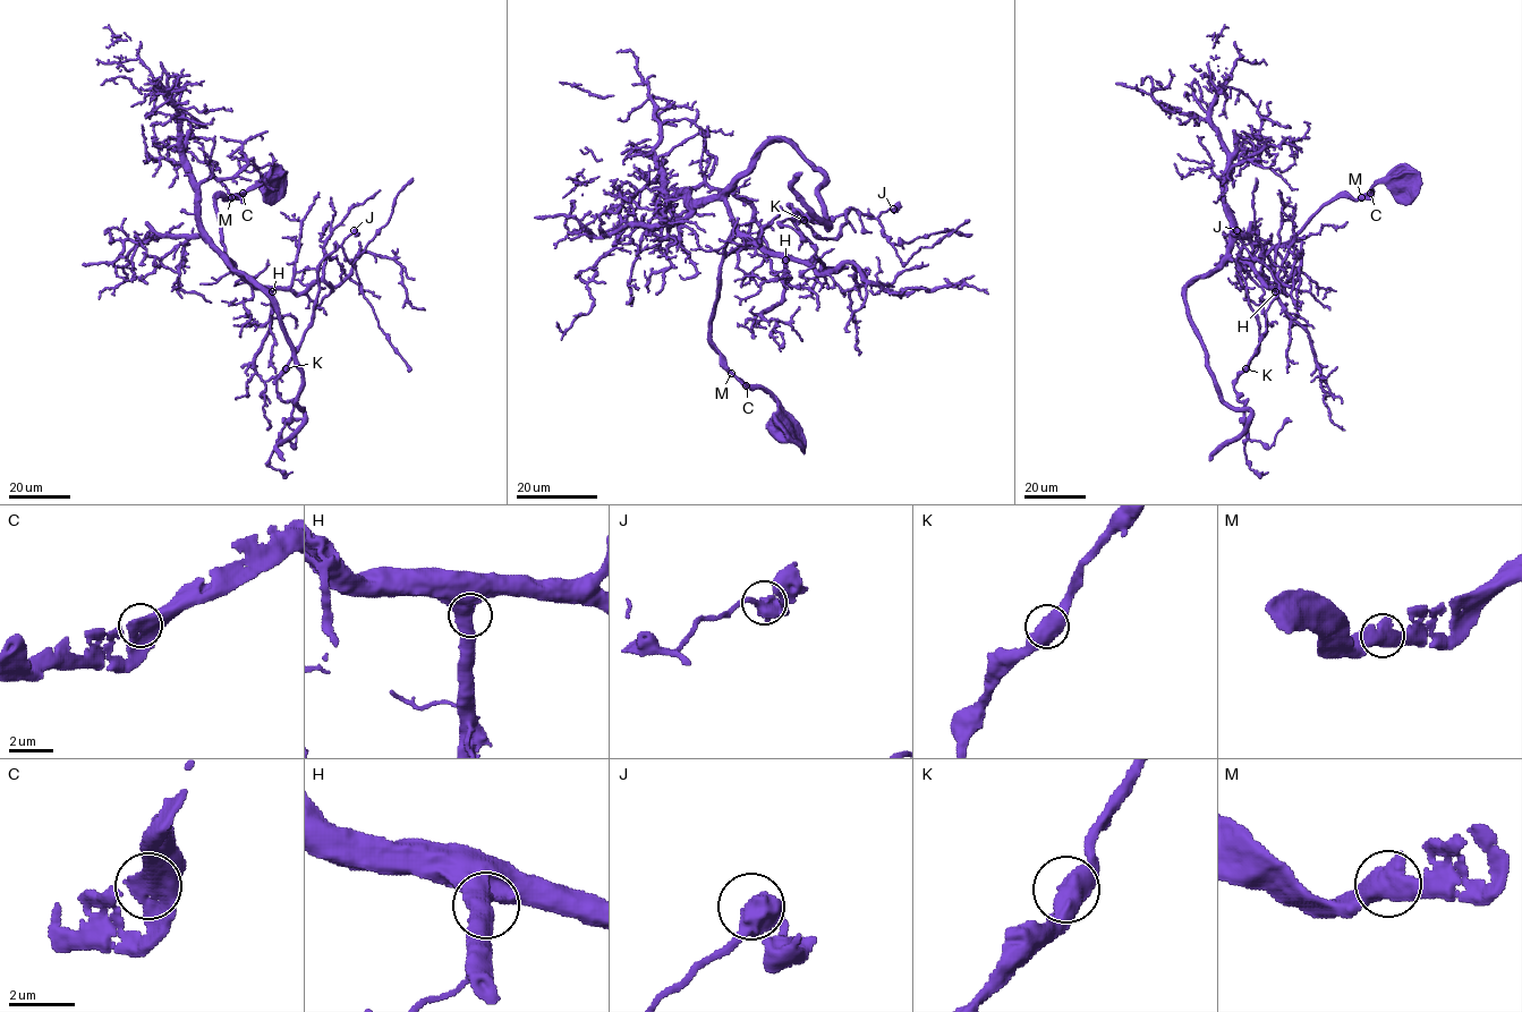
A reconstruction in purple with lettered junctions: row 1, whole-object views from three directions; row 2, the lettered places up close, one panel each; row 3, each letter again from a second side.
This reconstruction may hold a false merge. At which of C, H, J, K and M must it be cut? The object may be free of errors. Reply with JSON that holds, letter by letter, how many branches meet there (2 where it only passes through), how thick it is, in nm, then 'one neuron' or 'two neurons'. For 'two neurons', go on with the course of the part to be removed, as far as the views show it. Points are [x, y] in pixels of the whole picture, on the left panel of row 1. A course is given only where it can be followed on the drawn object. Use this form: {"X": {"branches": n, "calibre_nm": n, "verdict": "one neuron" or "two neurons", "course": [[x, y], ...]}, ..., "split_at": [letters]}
{"C": {"branches": 2, "calibre_nm": 550, "verdict": "one neuron"}, "H": {"branches": 2, "calibre_nm": 550, "verdict": "one neuron"}, "J": {"branches": 2, "calibre_nm": 600, "verdict": "one neuron"}, "K": {"branches": 2, "calibre_nm": 600, "verdict": "one neuron"}, "M": {"branches": 2, "calibre_nm": 600, "verdict": "one neuron"}, "split_at": []}

